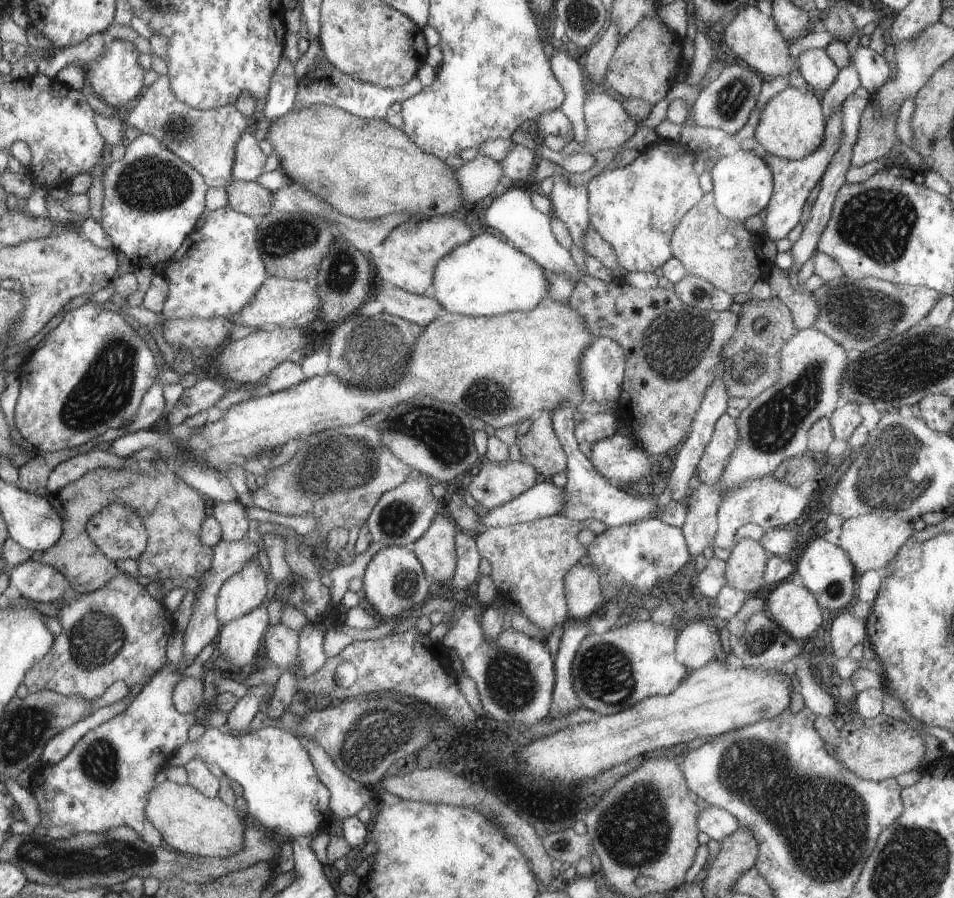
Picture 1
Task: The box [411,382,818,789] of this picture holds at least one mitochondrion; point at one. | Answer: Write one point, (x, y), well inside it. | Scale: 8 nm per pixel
(605, 674)

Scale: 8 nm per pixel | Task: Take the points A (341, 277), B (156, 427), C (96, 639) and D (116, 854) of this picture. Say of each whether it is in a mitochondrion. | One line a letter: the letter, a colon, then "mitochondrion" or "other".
A: mitochondrion
B: other
C: mitochondrion
D: mitochondrion

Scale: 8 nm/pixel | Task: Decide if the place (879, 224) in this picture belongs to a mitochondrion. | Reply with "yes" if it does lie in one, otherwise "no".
yes

